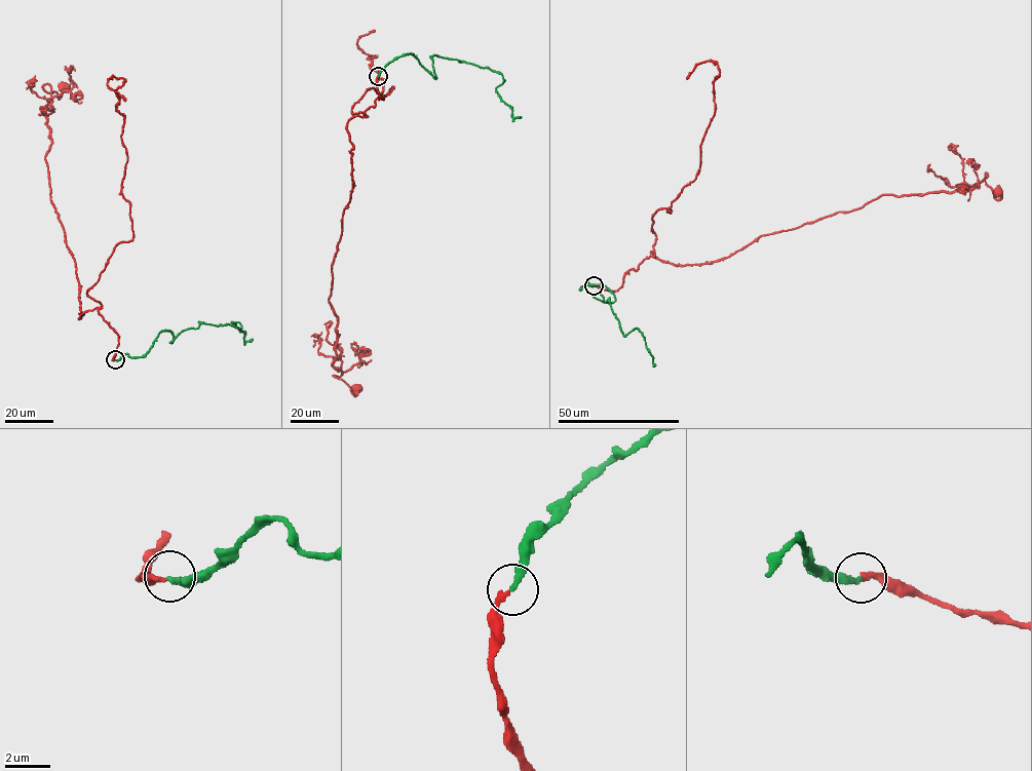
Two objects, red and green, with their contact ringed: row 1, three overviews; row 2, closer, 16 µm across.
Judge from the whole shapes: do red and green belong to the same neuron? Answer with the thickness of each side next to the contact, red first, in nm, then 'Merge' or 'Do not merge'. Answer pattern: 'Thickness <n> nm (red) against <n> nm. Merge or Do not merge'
Thickness 240 nm (red) against 260 nm. Do not merge

